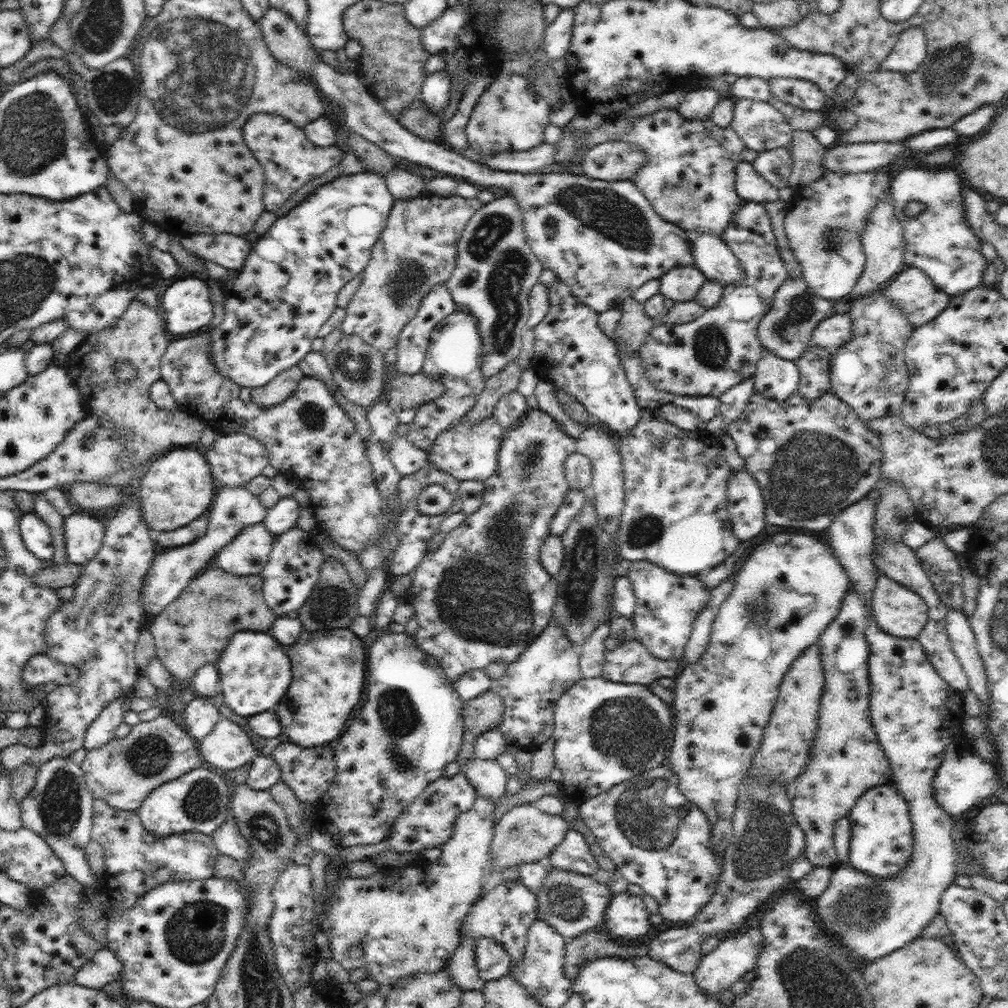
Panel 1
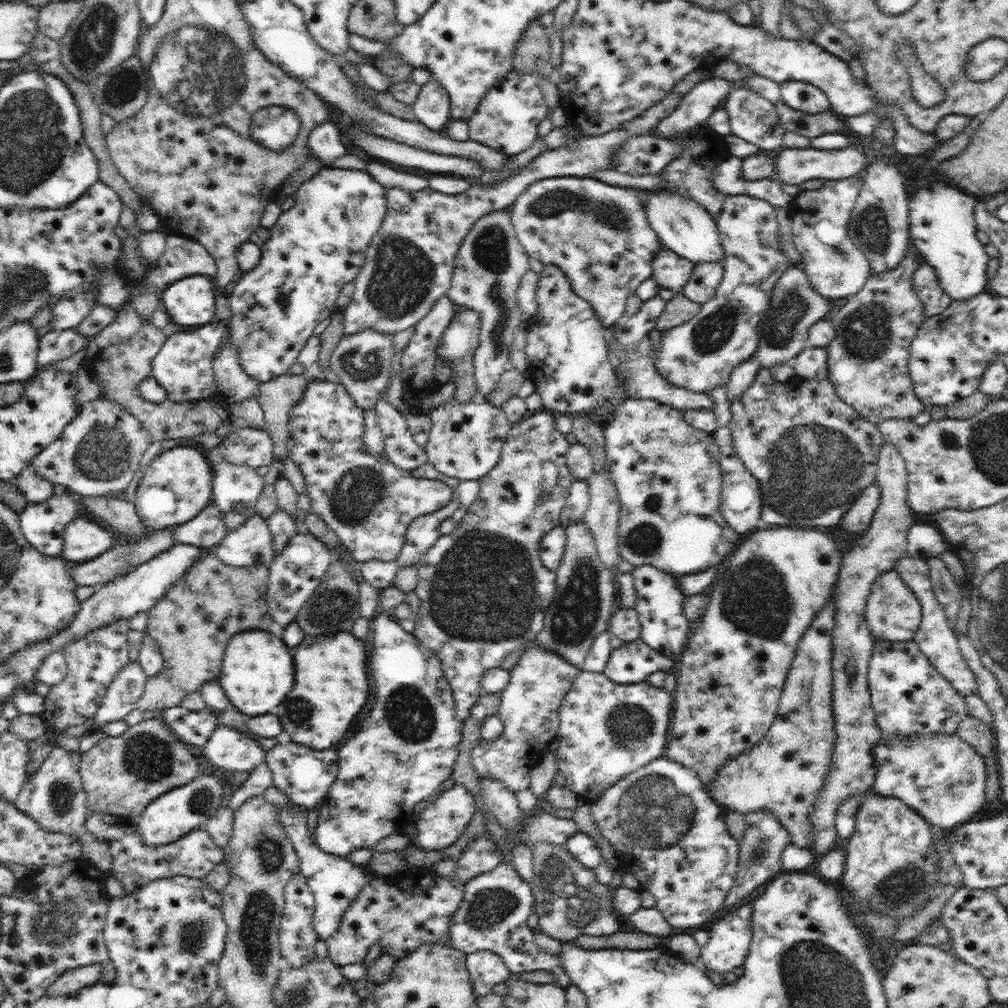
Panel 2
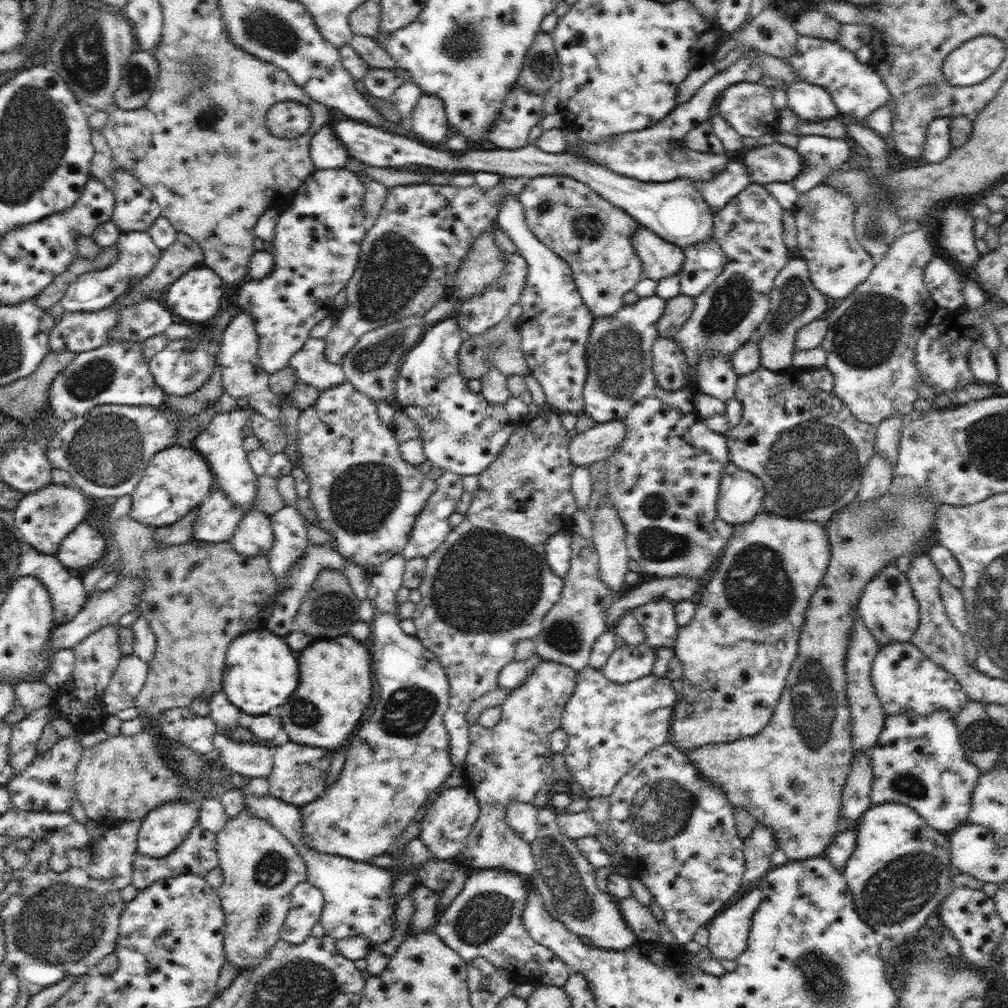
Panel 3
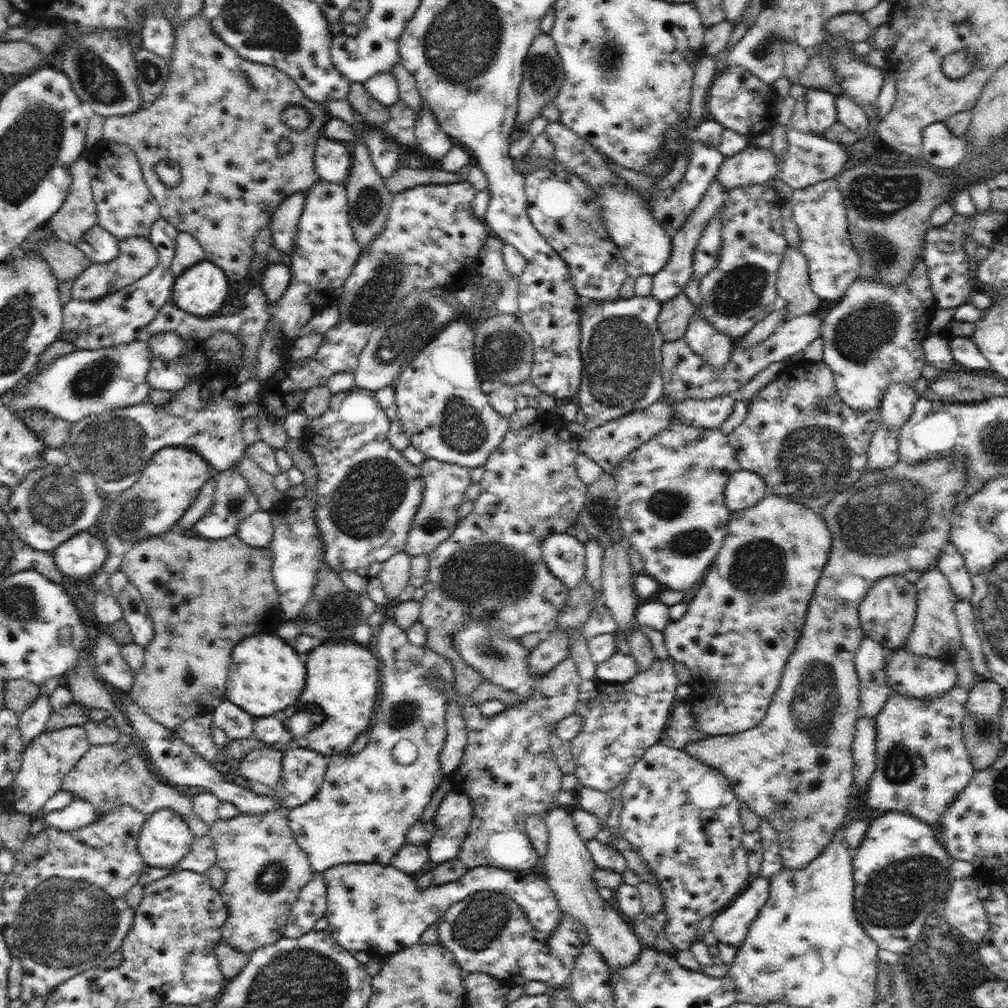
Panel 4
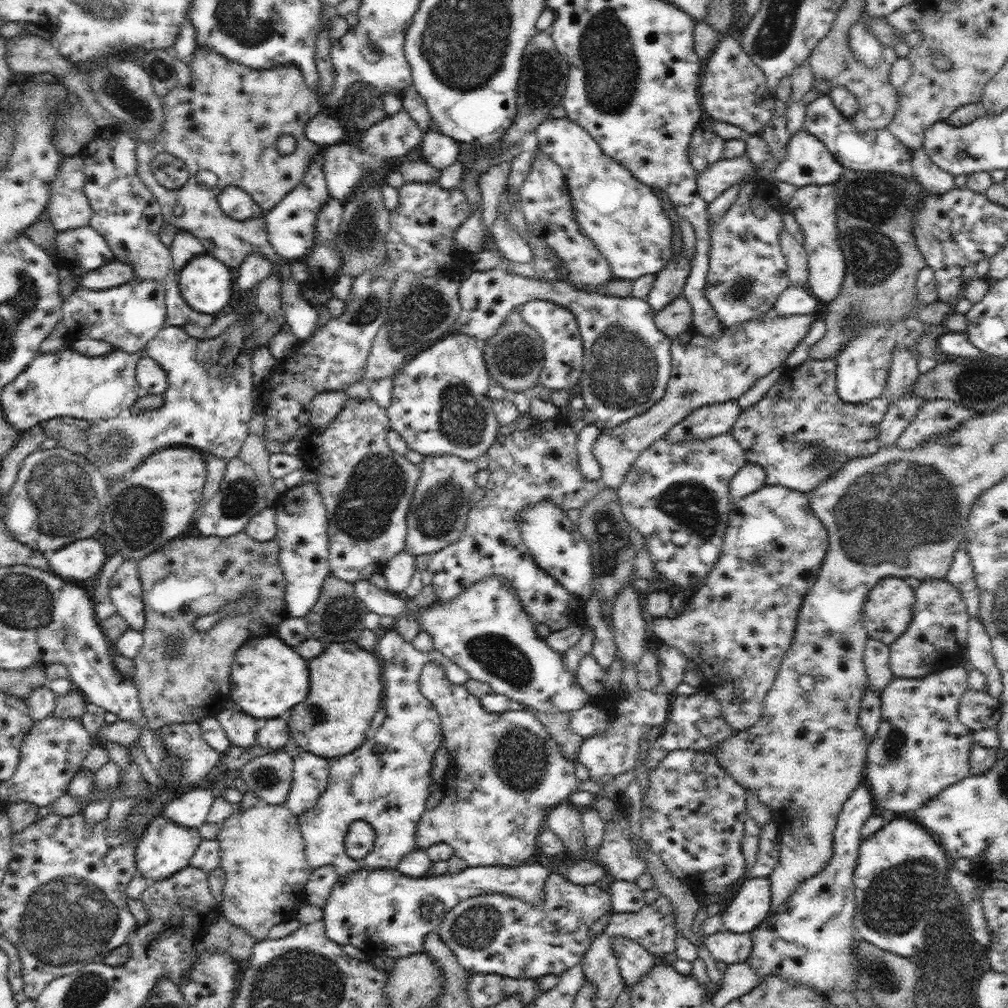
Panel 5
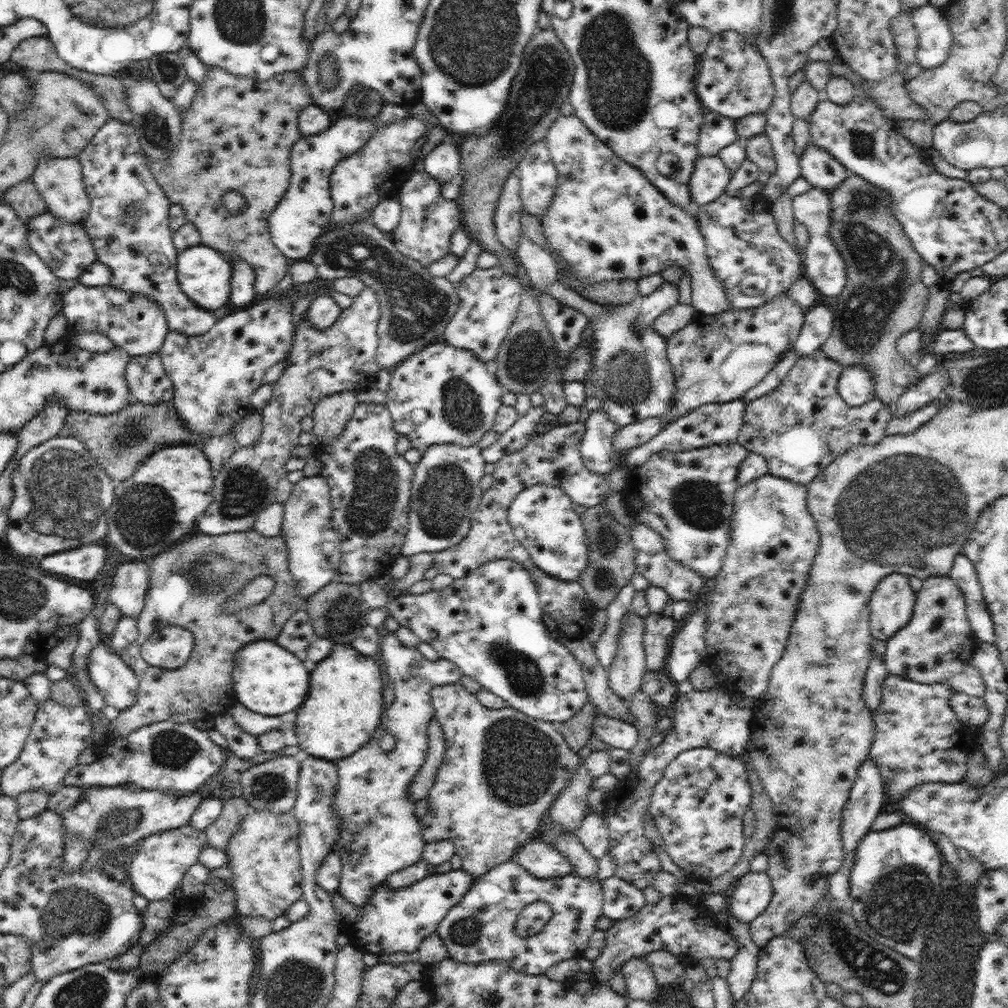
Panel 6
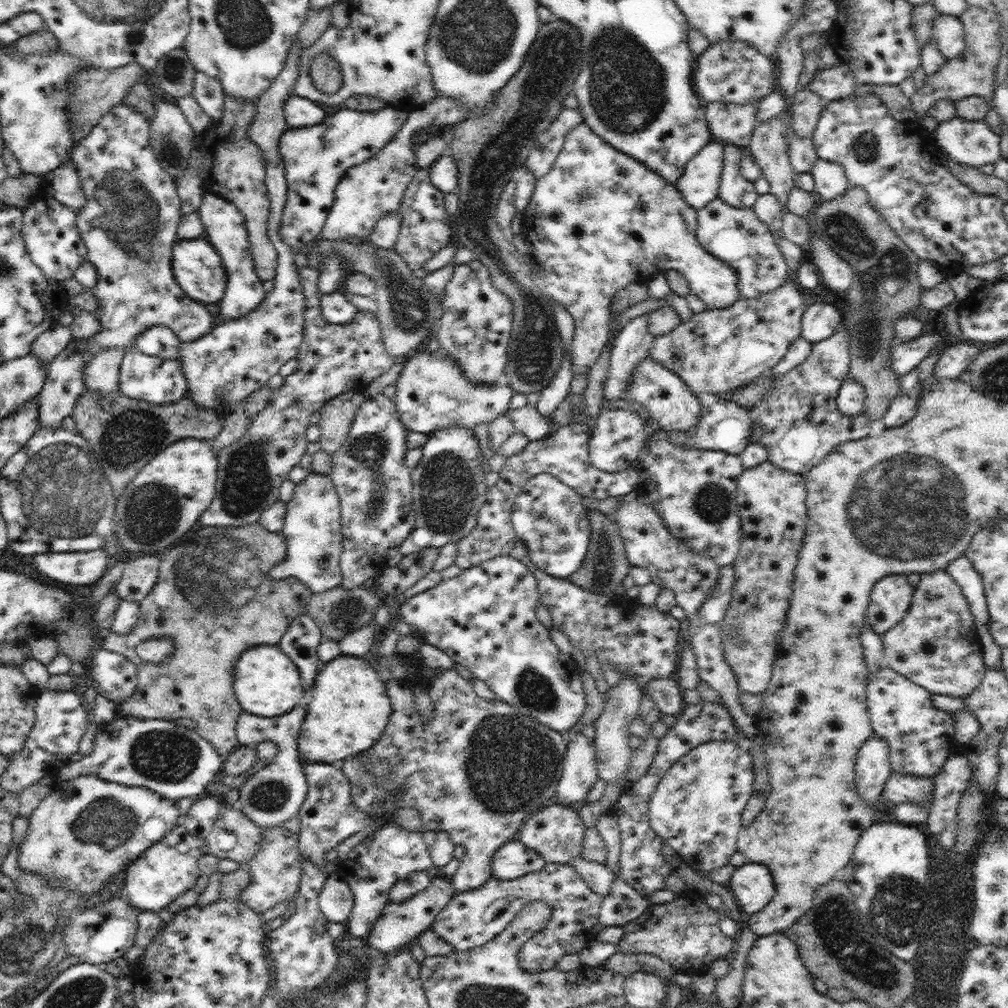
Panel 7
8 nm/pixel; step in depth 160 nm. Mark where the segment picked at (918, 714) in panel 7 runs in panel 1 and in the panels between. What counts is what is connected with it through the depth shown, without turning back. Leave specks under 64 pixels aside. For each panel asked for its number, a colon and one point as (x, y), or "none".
1: (962, 781)
2: (942, 777)
3: (919, 762)
4: (922, 761)
5: (921, 747)
6: (918, 738)

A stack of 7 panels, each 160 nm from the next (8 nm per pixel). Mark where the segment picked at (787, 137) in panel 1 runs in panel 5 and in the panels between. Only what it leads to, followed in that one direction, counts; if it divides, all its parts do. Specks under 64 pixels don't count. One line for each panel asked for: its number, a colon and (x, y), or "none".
2: (753, 118)
3: (749, 107)
4: (740, 101)
5: (733, 89)

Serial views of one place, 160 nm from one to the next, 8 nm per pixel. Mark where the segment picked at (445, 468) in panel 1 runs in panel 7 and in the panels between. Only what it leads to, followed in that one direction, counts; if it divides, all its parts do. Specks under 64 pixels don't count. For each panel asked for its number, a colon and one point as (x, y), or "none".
2: (466, 439)
3: (461, 432)
4: (440, 406)
5: (440, 405)
6: (440, 395)
7: (432, 393)

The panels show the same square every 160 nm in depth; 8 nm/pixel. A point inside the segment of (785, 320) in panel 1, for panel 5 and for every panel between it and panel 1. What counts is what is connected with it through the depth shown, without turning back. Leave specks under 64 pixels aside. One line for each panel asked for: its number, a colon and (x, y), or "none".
2: (795, 305)
3: (795, 302)
4: (793, 286)
5: (796, 257)

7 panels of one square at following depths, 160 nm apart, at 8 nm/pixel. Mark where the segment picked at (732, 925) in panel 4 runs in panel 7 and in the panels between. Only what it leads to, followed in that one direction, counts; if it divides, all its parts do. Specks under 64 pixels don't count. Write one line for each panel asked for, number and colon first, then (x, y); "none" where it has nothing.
5: (750, 906)
6: (749, 897)
7: (753, 885)

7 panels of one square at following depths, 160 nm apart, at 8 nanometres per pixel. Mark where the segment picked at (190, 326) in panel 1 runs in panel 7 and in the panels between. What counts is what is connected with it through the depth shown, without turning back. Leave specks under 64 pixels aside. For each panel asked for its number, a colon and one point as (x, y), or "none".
2: (191, 301)
3: (196, 295)
4: (201, 290)
5: (205, 283)
6: (204, 274)
7: (198, 268)

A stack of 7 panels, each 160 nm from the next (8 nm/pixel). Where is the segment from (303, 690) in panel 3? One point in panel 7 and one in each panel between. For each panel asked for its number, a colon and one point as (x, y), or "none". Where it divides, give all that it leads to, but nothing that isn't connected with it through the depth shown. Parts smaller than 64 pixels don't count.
4: (339, 696)
5: (346, 685)
6: (343, 708)
7: (350, 708)

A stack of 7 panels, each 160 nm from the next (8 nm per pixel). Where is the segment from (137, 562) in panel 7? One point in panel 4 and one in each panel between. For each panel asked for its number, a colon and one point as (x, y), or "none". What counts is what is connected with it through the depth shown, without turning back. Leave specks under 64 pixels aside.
4: (135, 612)
5: (126, 592)
6: (127, 591)

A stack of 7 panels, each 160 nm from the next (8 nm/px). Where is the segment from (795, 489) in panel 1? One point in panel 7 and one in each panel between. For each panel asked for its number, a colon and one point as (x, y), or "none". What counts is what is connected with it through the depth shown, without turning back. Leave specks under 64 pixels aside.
2: (812, 454)
3: (795, 434)
4: (799, 436)
5: (801, 432)
6: (803, 425)
7: (799, 423)

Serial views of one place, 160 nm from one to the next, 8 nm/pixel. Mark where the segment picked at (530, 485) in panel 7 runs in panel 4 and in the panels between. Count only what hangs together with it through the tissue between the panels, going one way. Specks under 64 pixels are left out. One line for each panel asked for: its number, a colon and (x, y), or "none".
4: (564, 555)
5: (556, 544)
6: (543, 519)

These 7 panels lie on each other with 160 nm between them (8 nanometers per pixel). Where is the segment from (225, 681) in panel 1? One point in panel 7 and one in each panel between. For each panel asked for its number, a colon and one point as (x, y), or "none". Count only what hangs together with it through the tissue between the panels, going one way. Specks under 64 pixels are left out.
2: (257, 672)
3: (261, 673)
4: (265, 675)
5: (267, 678)
6: (267, 679)
7: (266, 682)

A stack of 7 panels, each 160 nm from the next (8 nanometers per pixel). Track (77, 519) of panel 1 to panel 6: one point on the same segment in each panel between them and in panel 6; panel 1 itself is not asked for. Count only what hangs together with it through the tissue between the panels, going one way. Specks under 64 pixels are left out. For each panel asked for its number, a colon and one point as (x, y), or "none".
2: (83, 541)
3: (84, 546)
4: (84, 555)
5: (81, 560)
6: (84, 562)

